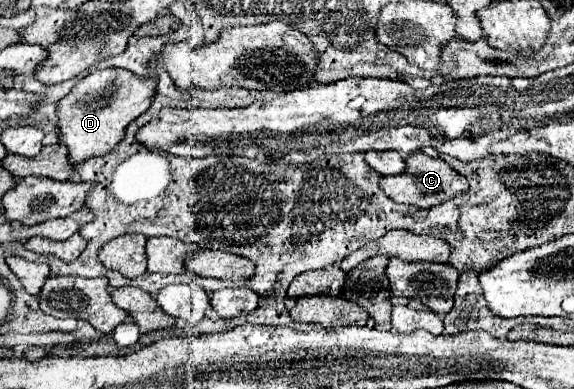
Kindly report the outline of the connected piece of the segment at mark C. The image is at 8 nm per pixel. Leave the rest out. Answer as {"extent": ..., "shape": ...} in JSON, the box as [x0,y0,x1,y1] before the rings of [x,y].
{"extent":[379,152,469,208],"shape":[[[415,152],[415,156],[407,156],[407,172],[399,176],[381,176],[379,186],[387,196],[391,196],[399,204],[411,204],[417,208],[431,208],[435,204],[441,204],[443,200],[451,200],[459,194],[465,194],[469,184],[467,178],[457,174],[447,162],[443,162],[437,156],[429,156],[425,152]]]}

